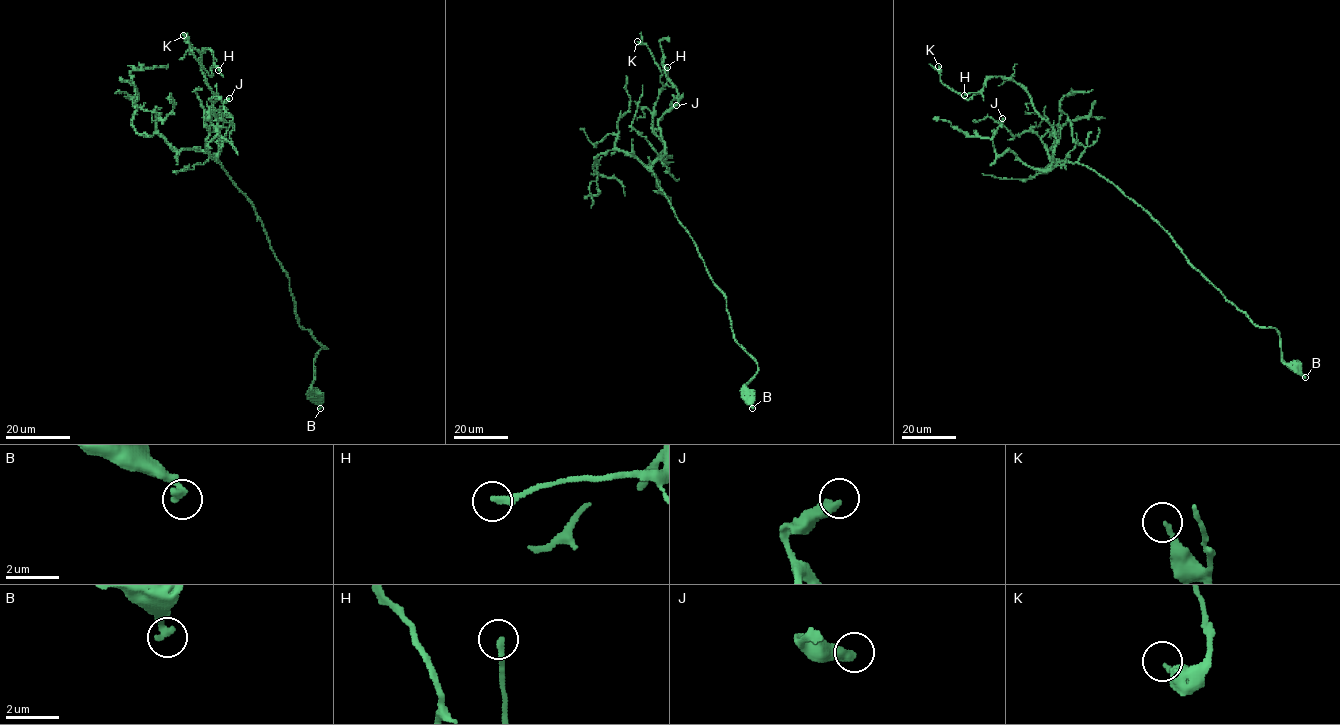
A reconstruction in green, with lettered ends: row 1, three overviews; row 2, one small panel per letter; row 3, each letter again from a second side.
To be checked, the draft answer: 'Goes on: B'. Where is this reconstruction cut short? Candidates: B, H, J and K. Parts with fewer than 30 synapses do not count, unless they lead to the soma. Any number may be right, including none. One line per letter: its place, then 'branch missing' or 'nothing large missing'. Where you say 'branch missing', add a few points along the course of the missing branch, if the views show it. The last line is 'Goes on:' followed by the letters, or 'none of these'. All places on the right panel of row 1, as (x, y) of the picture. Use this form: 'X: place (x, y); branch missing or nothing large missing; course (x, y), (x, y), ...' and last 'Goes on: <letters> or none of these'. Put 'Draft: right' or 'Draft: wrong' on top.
Draft: wrong
B: place (1305, 377); nothing large missing
H: place (964, 95); nothing large missing
J: place (1002, 118); nothing large missing
K: place (938, 66); nothing large missing
Goes on: none of these

